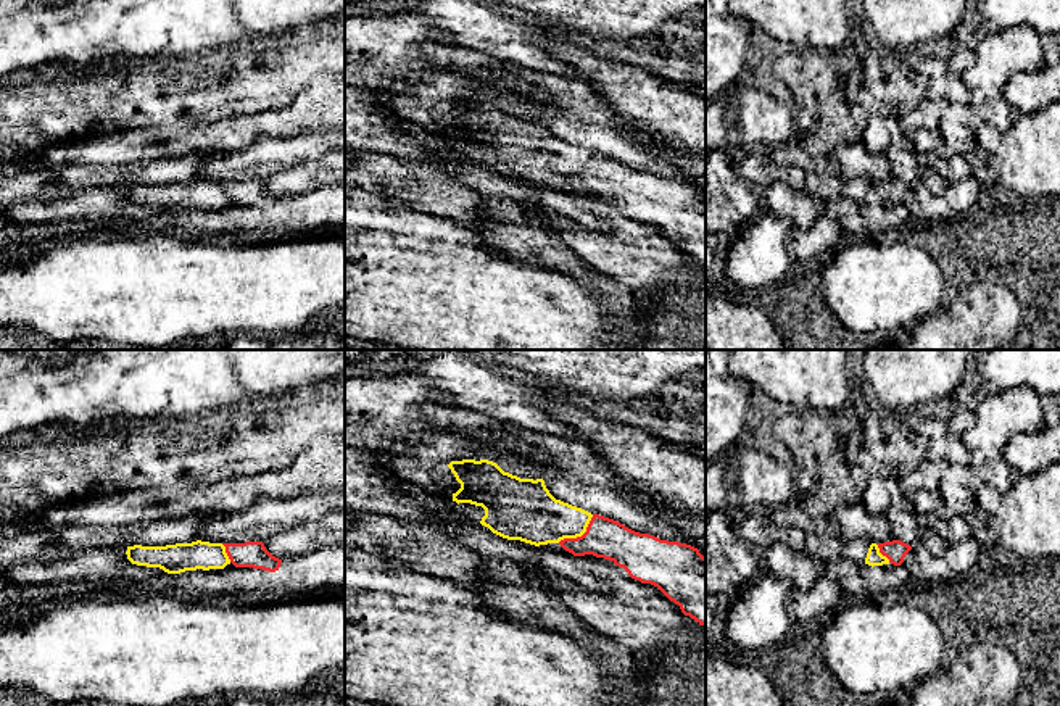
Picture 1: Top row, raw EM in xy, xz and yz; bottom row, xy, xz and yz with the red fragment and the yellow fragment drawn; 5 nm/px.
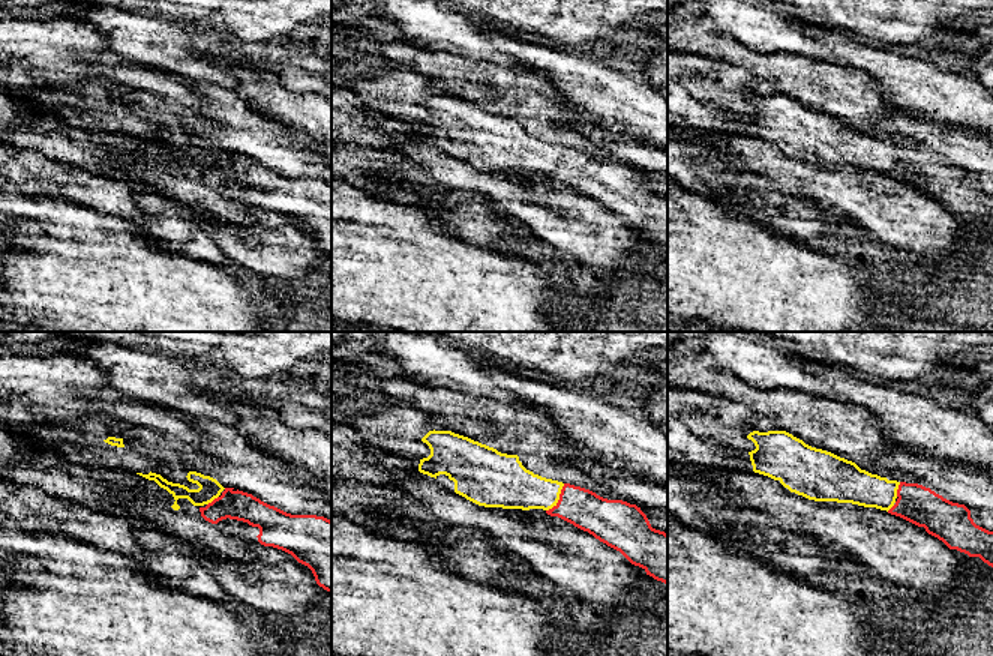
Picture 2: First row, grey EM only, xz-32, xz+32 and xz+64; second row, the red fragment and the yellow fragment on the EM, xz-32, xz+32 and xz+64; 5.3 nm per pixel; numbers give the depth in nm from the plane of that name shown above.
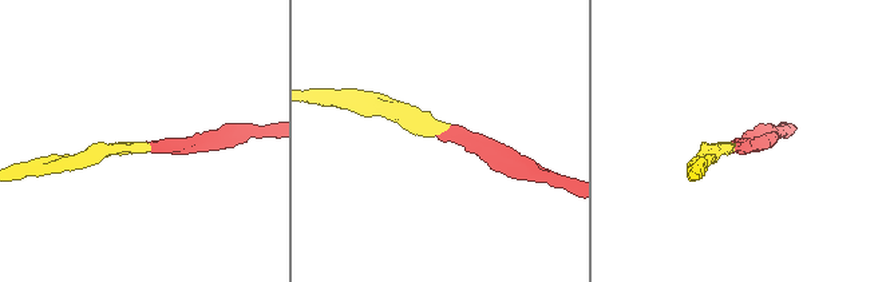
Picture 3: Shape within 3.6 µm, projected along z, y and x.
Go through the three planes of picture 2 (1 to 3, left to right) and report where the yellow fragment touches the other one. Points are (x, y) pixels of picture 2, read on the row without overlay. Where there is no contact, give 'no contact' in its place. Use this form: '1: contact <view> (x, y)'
1: contact xz-32 (213, 164)
2: contact xz+32 (560, 162)
3: contact xz+64 (897, 153)

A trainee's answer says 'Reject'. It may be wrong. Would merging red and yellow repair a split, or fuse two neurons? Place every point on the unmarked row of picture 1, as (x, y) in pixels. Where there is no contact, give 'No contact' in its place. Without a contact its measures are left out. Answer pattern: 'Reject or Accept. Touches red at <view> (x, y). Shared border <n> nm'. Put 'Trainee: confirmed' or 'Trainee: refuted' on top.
Trainee: refuted
Accept. Touches red at xz (579, 176). Shared border 240 nm

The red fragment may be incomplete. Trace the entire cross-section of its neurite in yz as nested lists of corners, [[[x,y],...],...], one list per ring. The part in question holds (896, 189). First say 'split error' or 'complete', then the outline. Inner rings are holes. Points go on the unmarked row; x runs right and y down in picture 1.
split error; [[[892,179],[884,182],[872,182],[865,197],[865,203],[868,205],[883,205],[883,203],[894,203],[901,205],[904,201],[905,193],[912,189],[910,184]]]

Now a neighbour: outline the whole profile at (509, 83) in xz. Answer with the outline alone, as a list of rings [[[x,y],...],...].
[[[487,71],[483,74],[478,74],[477,77],[485,84],[493,84],[496,87],[503,87],[506,90],[512,90],[525,97],[533,97],[541,102],[548,100],[548,95],[541,89],[538,89],[536,85],[527,84],[509,74]]]

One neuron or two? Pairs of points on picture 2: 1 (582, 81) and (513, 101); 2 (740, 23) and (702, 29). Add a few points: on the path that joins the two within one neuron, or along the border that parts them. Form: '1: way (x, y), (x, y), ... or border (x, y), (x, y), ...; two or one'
1: border (530, 69), (542, 75), (567, 104), (581, 113); two
2: border (704, 15), (746, 47); two

